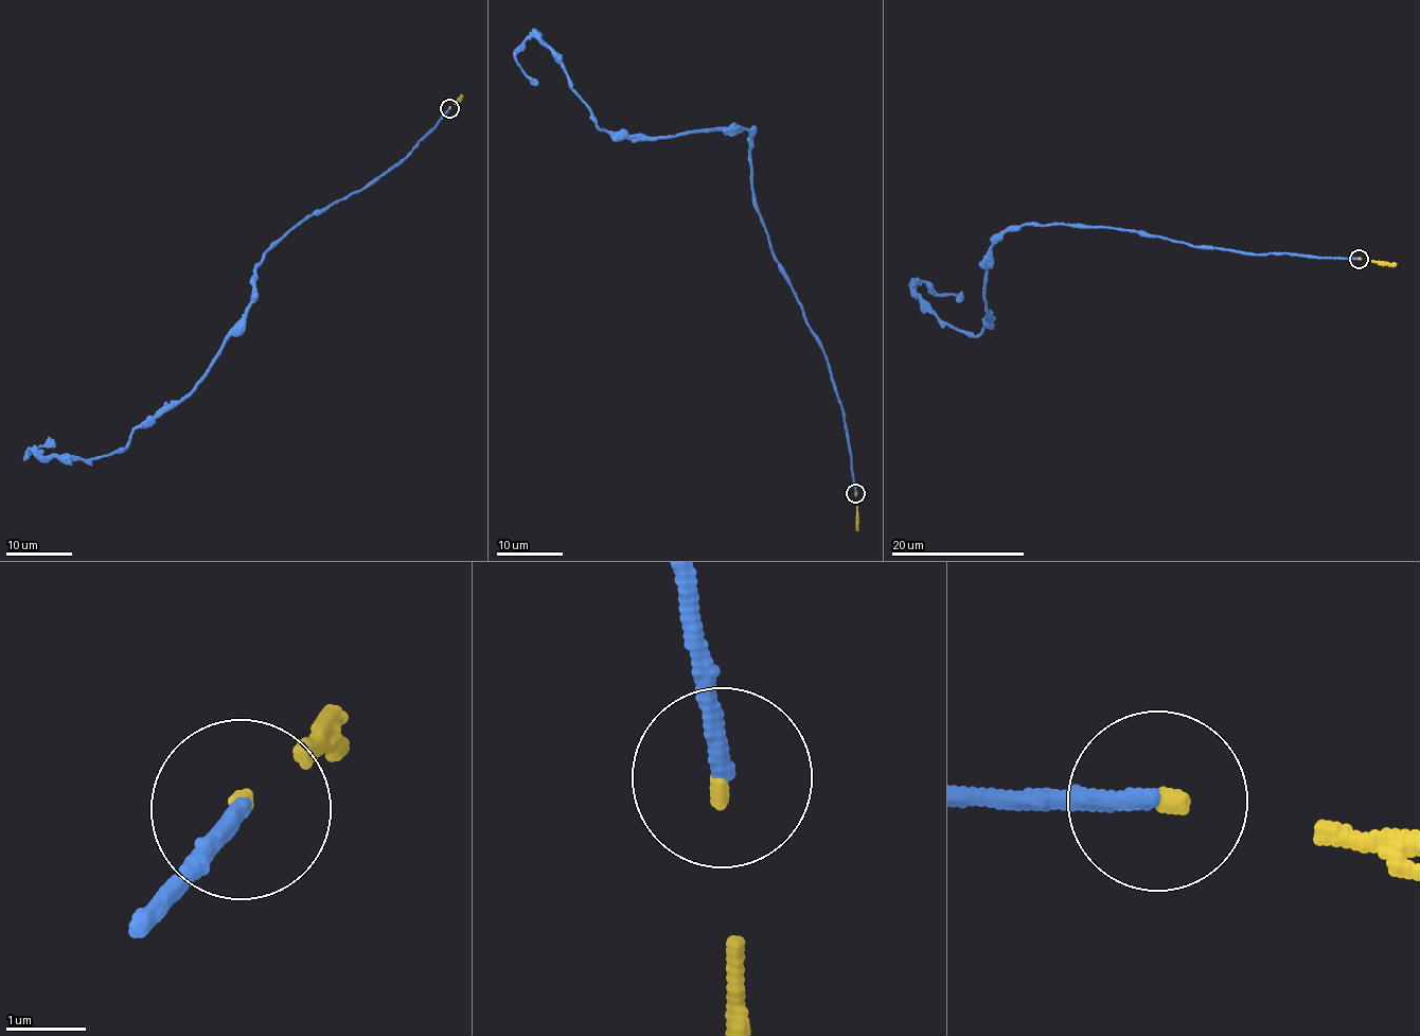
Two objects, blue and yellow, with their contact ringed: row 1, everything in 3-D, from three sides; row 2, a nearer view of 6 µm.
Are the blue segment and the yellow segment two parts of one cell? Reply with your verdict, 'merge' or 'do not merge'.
merge

